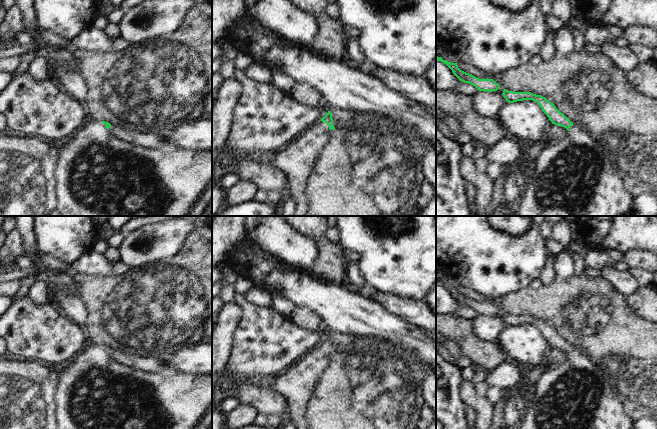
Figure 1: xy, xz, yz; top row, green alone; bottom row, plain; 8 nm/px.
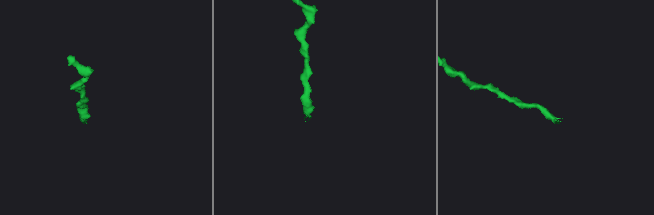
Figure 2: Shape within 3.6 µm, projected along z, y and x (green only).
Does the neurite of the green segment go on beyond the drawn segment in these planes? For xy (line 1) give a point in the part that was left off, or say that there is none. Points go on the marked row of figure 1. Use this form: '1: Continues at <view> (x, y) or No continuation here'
1: Continues at xy (96, 175).

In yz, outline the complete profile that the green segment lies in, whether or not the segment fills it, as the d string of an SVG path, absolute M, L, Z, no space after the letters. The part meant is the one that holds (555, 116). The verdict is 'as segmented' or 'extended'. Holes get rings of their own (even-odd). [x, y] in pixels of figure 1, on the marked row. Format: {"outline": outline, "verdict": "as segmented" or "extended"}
{"outline": "M506 89L503 90L502 95L509 103L523 100L537 102L552 124L568 130L568 135L564 140L557 143L548 143L533 153L536 170L523 189L522 202L517 216L629 216L632 214L634 195L625 188L624 182L615 173L606 146L600 140L594 138L584 127L574 125L553 103L541 95Z", "verdict": "extended"}

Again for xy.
{"outline": "M92 121L76 133L66 143L61 152L55 153L55 195L57 206L55 210L60 216L187 216L192 204L197 200L205 187L212 180L212 151L189 152L185 149L161 147L159 149L146 149L128 145L117 140L109 133L111 124L105 121Z", "verdict": "extended"}

